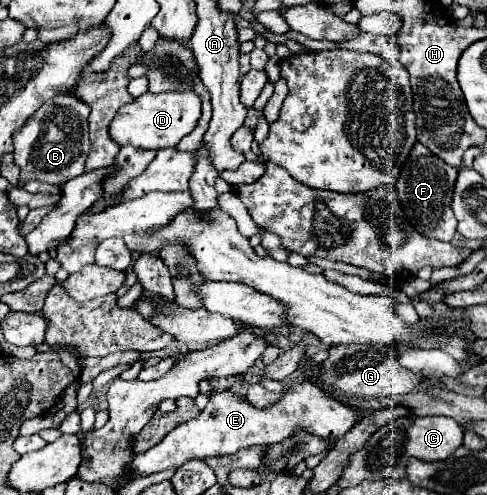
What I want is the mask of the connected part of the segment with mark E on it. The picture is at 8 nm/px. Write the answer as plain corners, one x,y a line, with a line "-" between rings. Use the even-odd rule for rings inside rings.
308,380
302,384
292,384
278,402
266,408
252,406
246,396
236,394
232,390
216,392
214,396
210,396
206,408
200,412
198,418
176,426
174,430
170,430
170,434
164,436
162,442
134,456
130,462
130,478
148,476
148,474
164,472
164,470
176,470
182,464
190,460
198,460
198,458
230,456
242,448
280,442
282,438
290,436
298,428
306,428
308,432
322,438
328,438
328,436
340,438
356,424
356,420
358,420
358,414
352,408
336,402
334,398
324,396

